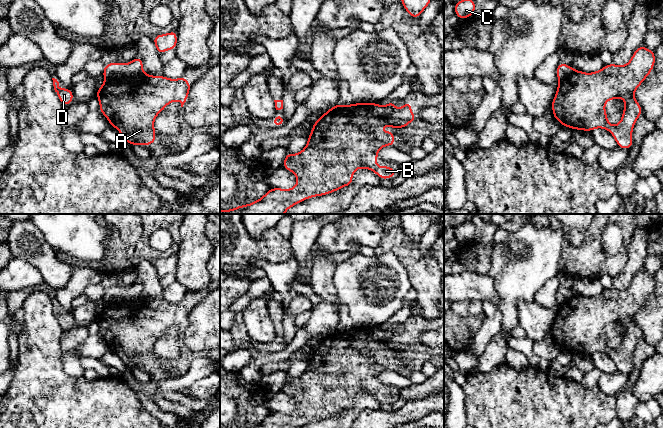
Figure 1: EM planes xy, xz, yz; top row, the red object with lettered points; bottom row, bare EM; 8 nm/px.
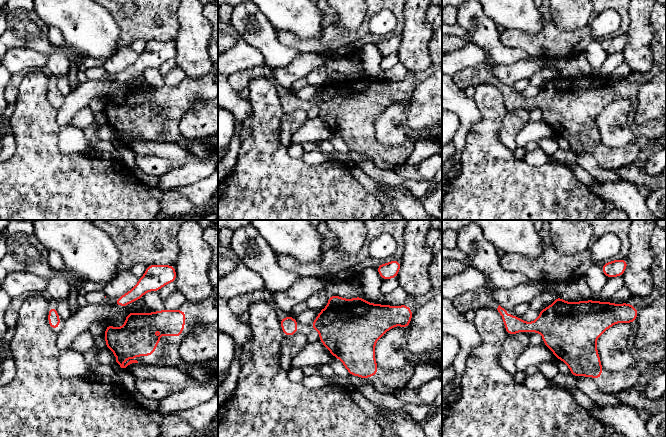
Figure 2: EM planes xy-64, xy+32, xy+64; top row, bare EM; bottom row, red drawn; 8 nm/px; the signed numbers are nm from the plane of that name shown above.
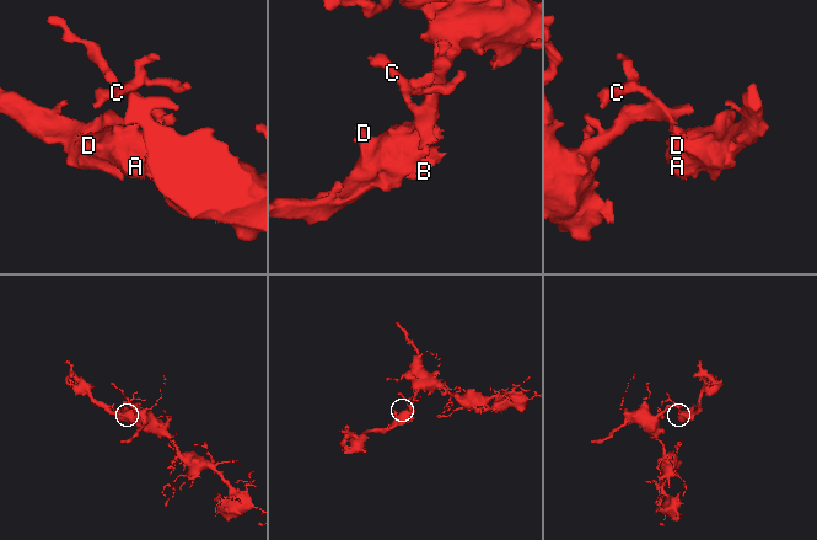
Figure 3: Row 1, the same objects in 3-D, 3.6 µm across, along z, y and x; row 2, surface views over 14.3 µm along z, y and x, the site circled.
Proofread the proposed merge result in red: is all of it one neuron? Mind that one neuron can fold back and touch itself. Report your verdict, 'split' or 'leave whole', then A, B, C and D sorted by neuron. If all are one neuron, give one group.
split | A B D / C

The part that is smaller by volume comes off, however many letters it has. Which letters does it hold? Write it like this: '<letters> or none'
A, B, D

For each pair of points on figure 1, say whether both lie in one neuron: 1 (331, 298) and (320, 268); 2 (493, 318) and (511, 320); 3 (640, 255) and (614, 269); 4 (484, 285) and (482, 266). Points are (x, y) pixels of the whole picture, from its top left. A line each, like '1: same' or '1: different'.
1: same
2: different
3: different
4: different

